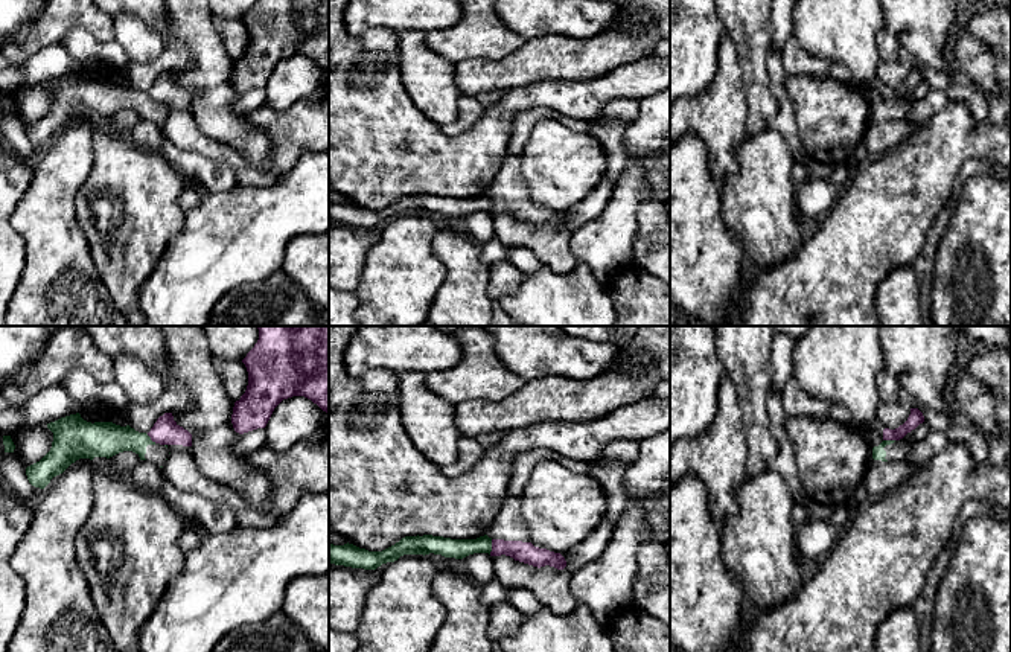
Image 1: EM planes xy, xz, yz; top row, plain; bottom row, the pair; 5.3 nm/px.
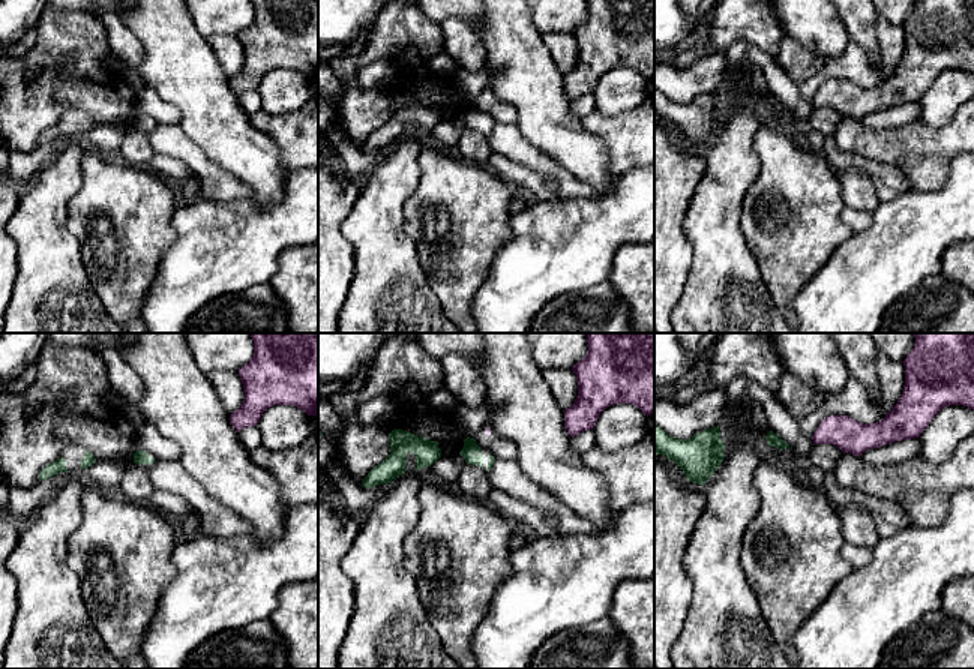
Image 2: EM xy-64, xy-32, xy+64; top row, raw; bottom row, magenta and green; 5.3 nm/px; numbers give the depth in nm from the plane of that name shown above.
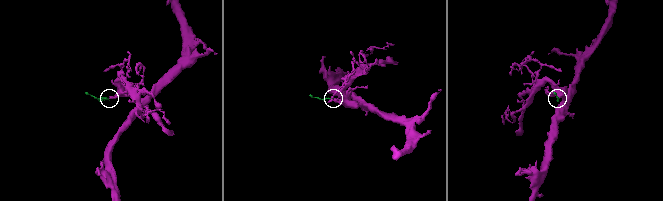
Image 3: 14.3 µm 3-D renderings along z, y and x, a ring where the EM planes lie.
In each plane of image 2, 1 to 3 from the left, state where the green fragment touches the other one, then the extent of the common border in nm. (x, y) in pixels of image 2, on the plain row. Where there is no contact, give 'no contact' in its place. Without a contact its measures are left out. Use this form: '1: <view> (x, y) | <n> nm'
1: no contact
2: no contact
3: no contact

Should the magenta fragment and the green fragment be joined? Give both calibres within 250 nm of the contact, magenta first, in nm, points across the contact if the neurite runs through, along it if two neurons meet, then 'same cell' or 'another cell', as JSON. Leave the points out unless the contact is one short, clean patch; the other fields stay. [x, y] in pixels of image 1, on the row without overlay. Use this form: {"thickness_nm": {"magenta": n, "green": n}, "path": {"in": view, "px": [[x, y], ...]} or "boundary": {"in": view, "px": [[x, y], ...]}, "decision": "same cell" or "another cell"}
{"thickness_nm": {"magenta": 110, "green": 110}, "boundary": {"in": "xz", "px": [[492, 198], [489, 212]]}, "decision": "another cell"}

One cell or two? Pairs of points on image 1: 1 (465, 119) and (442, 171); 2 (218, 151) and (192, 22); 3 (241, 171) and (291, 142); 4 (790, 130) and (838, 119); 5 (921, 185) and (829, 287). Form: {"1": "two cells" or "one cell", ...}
{"1": "two cells", "2": "two cells", "3": "one cell", "4": "two cells", "5": "one cell"}

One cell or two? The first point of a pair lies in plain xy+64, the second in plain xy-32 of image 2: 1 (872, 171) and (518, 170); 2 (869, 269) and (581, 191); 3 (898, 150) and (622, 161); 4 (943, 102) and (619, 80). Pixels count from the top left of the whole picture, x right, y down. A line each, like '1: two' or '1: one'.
1: one
2: two
3: one
4: one

